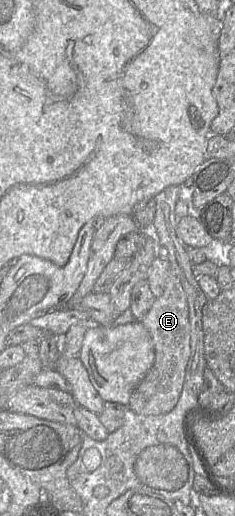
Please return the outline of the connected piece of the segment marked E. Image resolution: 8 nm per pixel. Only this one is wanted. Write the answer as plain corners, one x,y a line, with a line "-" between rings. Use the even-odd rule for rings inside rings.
170,272
167,278
163,294
156,298
140,322
152,338
155,361
131,394
127,407
139,415
166,414
176,406
180,398
191,354
191,329
187,297
179,278
173,272

